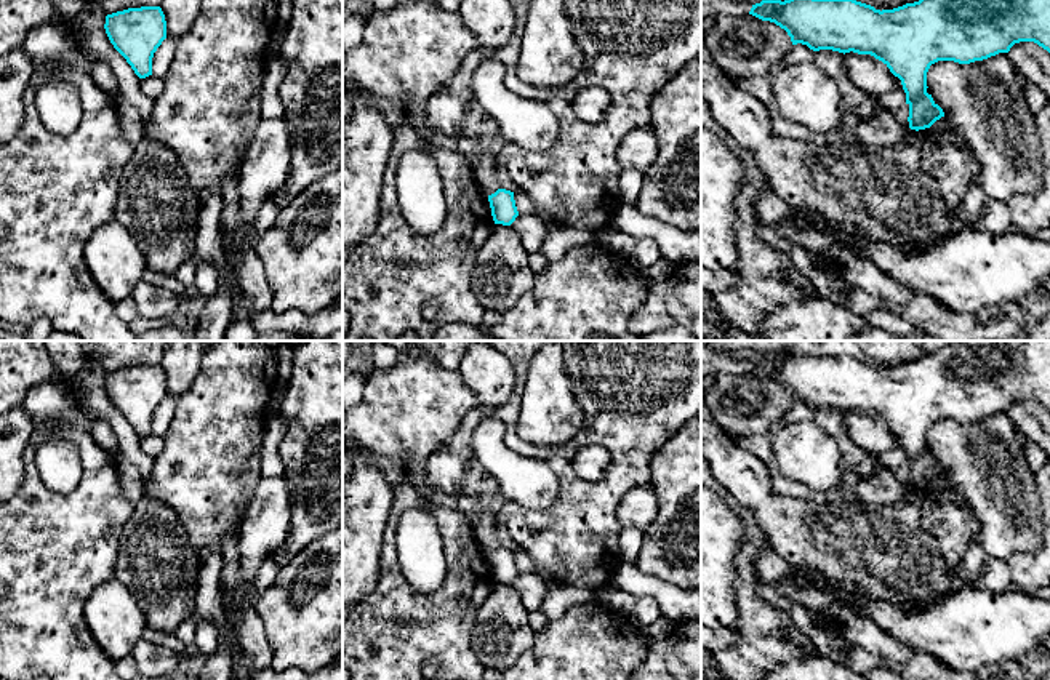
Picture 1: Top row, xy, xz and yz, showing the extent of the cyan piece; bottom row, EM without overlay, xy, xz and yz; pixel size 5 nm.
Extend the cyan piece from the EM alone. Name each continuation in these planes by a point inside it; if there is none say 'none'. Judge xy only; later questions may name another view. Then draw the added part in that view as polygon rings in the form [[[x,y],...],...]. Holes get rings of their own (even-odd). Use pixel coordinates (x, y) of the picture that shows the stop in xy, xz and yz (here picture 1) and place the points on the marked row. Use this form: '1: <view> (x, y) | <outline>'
none

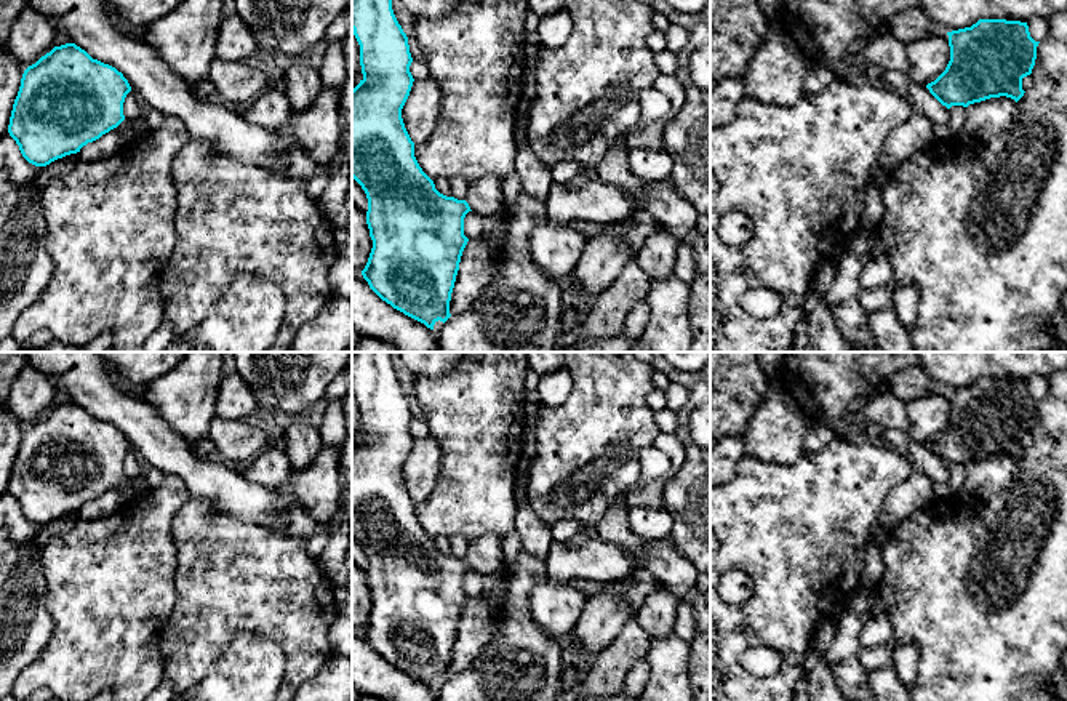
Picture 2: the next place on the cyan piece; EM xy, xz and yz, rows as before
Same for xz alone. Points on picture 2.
1: xz (485, 197) | [[[488,174],[470,182],[466,202],[474,213],[485,218],[504,211],[501,179]]]

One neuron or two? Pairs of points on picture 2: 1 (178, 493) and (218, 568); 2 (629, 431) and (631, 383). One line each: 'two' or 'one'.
1: two
2: one

